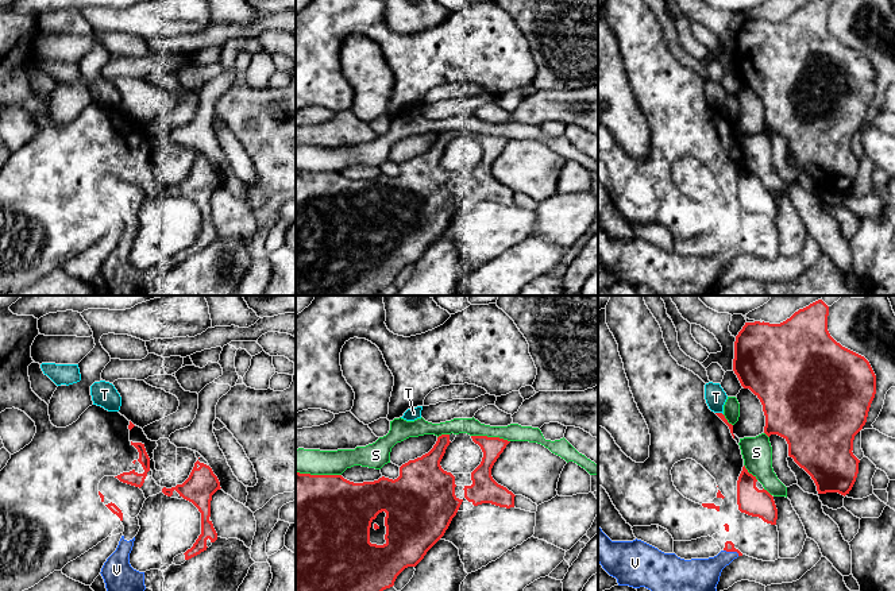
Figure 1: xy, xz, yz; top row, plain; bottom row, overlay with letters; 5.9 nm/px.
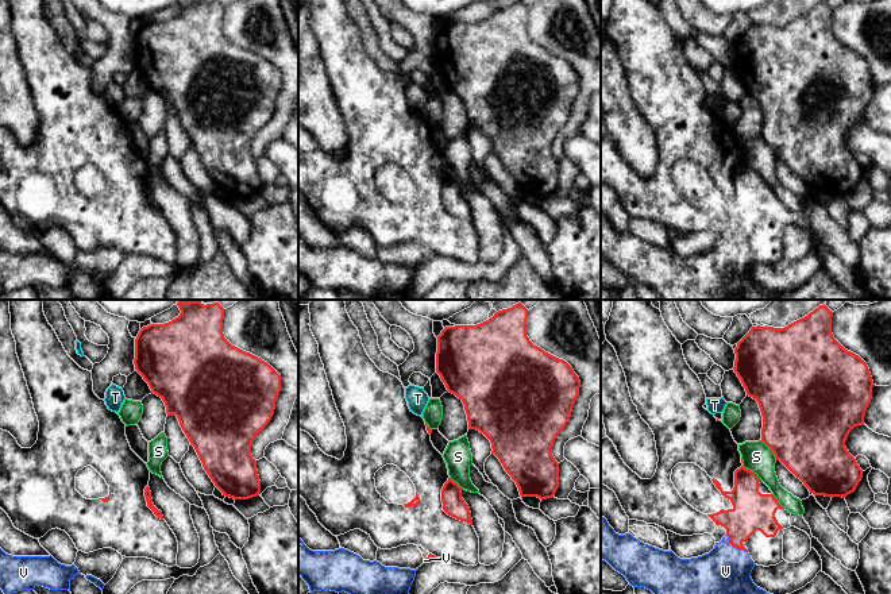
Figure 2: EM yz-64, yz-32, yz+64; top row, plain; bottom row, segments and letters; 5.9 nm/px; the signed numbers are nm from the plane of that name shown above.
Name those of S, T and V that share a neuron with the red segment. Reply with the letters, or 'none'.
V

